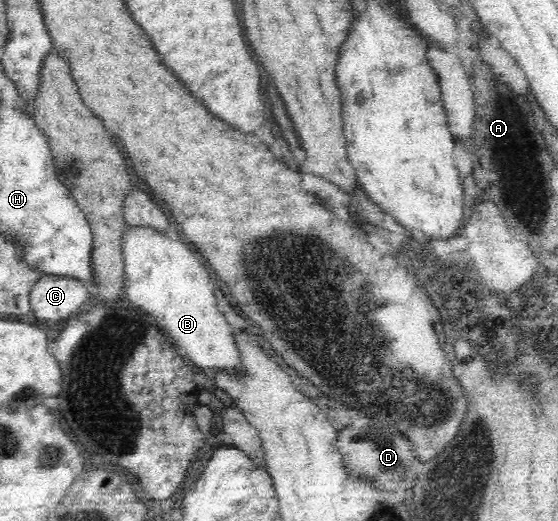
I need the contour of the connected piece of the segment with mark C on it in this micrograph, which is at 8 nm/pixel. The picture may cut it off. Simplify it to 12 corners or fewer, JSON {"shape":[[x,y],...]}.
{"shape":[[43,274],[29,298],[36,322],[83,310],[77,278]]}

